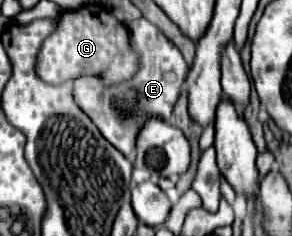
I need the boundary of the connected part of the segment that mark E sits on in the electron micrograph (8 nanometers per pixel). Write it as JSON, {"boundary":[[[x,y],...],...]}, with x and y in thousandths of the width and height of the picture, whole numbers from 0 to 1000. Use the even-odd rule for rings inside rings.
{"boundary":[[[466,81],[438,106],[452,131],[452,199],[479,225],[479,292],[473,318],[438,343],[438,360],[397,360],[397,377],[356,377],[329,335],[260,335],[253,343],[253,428],[288,479],[315,504],[315,521],[342,547],[349,581],[363,581],[411,648],[452,648],[452,597],[466,581],[466,547],[479,547],[479,513],[493,513],[493,479],[534,479],[562,504],[582,496],[589,453],[616,403],[616,369],[637,343],[644,275],[610,216],[610,199],[514,89]]]}

